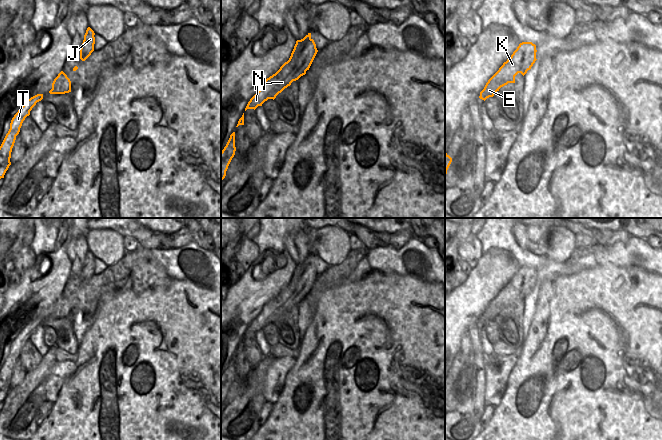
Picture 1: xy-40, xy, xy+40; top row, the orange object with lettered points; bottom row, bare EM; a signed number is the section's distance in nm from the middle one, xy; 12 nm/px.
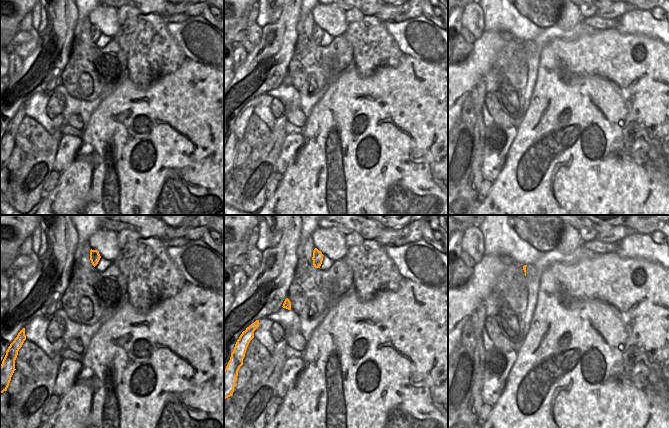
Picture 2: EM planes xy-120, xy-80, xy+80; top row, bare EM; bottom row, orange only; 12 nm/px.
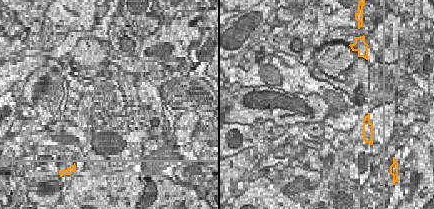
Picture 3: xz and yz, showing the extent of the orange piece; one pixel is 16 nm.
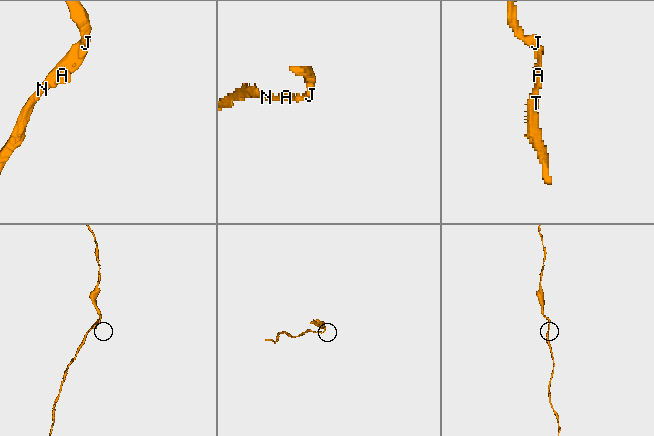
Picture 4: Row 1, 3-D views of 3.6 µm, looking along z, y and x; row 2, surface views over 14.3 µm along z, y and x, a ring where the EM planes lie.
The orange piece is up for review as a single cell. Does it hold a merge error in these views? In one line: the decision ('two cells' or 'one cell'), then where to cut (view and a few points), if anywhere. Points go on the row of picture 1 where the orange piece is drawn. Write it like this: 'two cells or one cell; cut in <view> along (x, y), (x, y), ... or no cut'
one cell; no cut

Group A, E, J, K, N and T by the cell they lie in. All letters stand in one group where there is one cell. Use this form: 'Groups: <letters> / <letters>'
Groups: A E J K N T.

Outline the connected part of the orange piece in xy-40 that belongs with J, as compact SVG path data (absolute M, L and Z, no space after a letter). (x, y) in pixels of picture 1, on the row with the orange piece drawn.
M88 27L84 35L82 46L80 48L80 59L82 61L85 61L94 51L95 44L94 35L95 35L94 31L90 27Z

